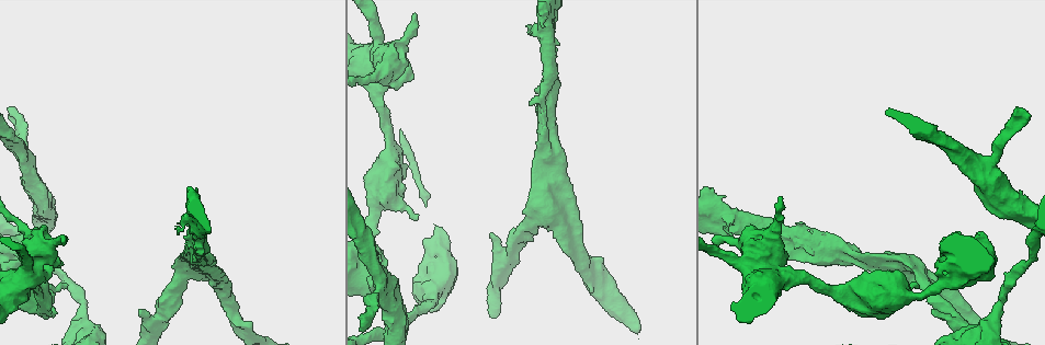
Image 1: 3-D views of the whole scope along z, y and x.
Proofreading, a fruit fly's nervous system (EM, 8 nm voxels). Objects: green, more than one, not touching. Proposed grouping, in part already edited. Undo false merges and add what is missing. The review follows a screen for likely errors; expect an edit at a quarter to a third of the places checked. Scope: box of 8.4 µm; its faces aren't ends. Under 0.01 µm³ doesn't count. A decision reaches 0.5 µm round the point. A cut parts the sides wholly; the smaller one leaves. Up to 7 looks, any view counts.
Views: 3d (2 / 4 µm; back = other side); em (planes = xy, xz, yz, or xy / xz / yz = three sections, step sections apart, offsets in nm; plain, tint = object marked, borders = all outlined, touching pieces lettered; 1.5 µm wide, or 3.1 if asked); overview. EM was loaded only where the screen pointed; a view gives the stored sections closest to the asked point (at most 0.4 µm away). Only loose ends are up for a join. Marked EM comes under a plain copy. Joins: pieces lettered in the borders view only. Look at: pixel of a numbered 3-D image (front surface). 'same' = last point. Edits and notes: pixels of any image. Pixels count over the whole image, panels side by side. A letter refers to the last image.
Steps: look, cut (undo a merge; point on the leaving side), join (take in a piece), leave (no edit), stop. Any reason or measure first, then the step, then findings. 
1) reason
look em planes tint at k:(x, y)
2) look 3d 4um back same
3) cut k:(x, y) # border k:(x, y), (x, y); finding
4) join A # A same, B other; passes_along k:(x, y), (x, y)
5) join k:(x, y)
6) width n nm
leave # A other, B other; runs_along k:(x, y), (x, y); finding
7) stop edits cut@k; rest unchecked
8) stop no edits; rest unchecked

a fork
look 3d 4um at 1:(31, 178)

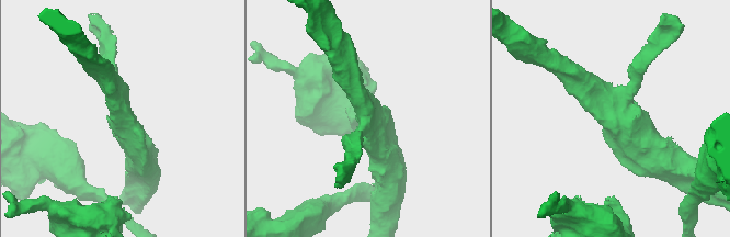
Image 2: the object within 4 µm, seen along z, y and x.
arms 3; arm_widths 200, 300, 480 nm; now the EM
look em xz step 4 tint at 2:(614, 120)

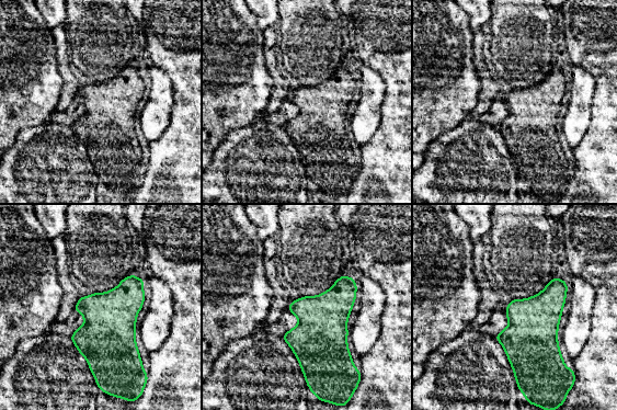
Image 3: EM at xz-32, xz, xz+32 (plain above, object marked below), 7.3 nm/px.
see the neighbours
look em xz step 4 borders same

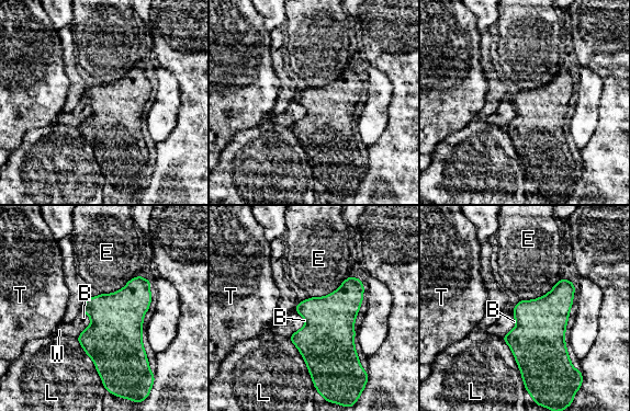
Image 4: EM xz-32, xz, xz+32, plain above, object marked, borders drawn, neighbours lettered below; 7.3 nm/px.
leave # B other, E other, L other, T other, W other; border 4:(87, 328), (76, 338); continuous, no second cell

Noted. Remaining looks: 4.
an open end
look em planes borders at 1:(489, 233)

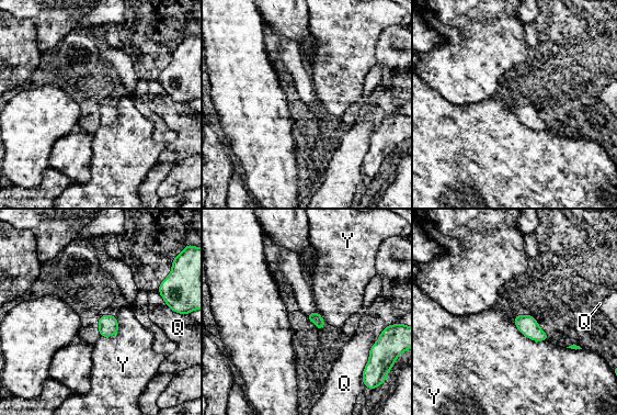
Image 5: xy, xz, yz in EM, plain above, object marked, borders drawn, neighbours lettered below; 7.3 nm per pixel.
longest_contact Y 320 nm
leave # Q other, Y other; none of them fits

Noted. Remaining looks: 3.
branch stops here
look em yz step 4 tint at 1:(249, 321)

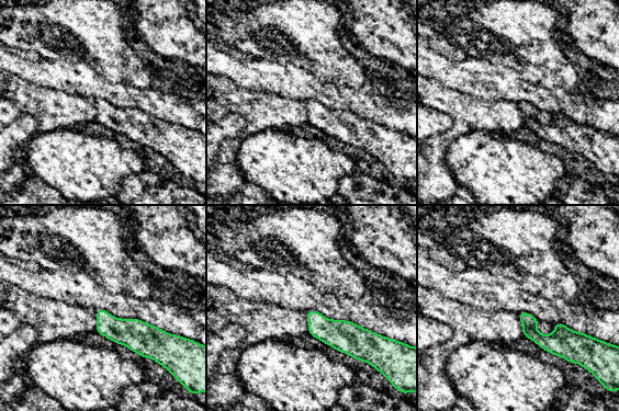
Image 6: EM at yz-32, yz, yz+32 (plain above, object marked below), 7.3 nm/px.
look em planes borders same

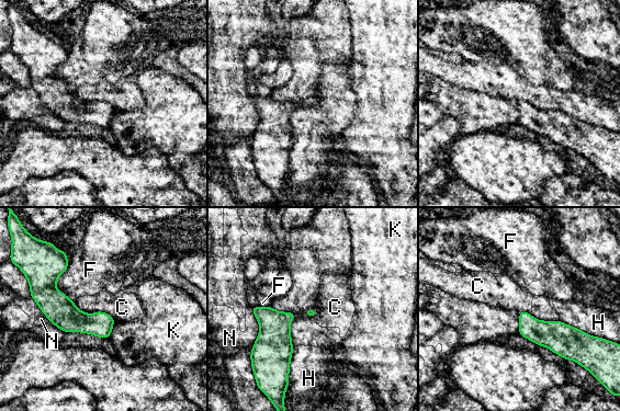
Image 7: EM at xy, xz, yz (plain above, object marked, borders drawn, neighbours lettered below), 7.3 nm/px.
longest_contact F 360 nm
leave # C other, F other, H other, K other, N other; no lettered piece goes on from it

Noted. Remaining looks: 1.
stop no edits; rest unchecked

